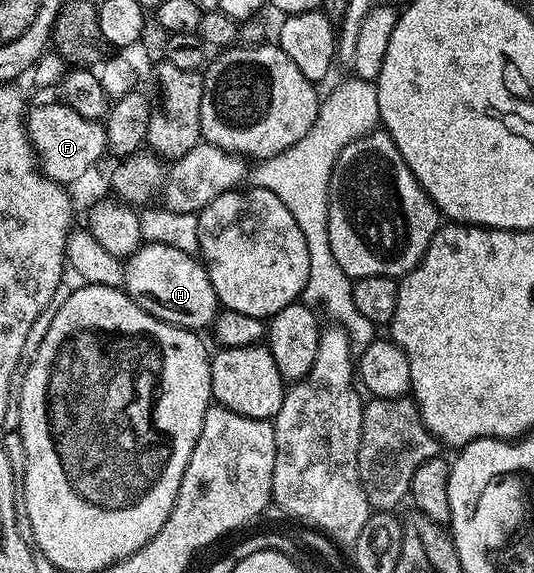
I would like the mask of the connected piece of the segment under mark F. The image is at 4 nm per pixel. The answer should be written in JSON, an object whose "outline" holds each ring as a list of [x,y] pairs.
{"outline":[[[61,101],[46,103],[29,112],[28,130],[32,136],[34,150],[40,158],[41,170],[50,179],[63,185],[71,185],[82,179],[94,167],[94,162],[107,154],[106,129],[97,119],[80,117]]]}

